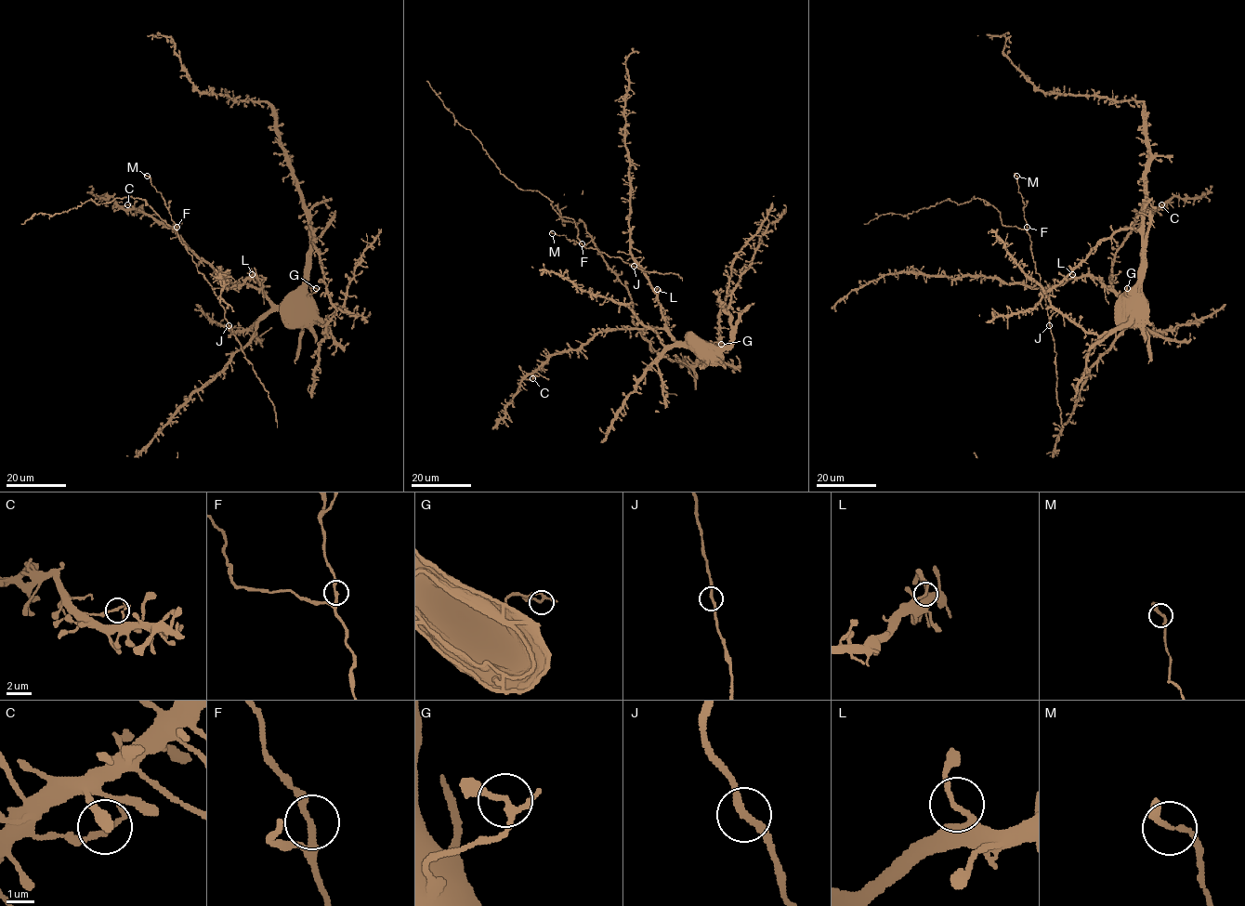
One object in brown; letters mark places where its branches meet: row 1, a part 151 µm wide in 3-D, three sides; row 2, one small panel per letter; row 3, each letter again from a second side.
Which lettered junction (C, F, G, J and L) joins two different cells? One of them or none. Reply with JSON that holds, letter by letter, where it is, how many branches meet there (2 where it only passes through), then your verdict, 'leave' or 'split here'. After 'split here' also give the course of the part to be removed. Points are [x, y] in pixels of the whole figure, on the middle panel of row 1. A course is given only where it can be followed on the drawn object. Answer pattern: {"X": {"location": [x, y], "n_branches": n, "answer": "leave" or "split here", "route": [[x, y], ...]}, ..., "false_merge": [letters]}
{"C": {"location": [532, 378], "n_branches": 2, "answer": "leave"}, "F": {"location": [582, 243], "n_branches": 3, "answer": "leave"}, "G": {"location": [721, 344], "n_branches": 3, "answer": "leave"}, "J": {"location": [634, 266], "n_branches": 2, "answer": "leave"}, "L": {"location": [657, 289], "n_branches": 2, "answer": "leave"}, "false_merge": []}

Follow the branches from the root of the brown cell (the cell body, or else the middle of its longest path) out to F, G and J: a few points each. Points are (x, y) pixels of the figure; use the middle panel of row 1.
F: (687, 346), (668, 331), (657, 293), (630, 255), (618, 252), (616, 257), (609, 256), (582, 243)
G: (687, 346), (721, 344)
J: (687, 346), (680, 345), (668, 331), (657, 295), (644, 269), (630, 255), (617, 252), (617, 256), (634, 267)

